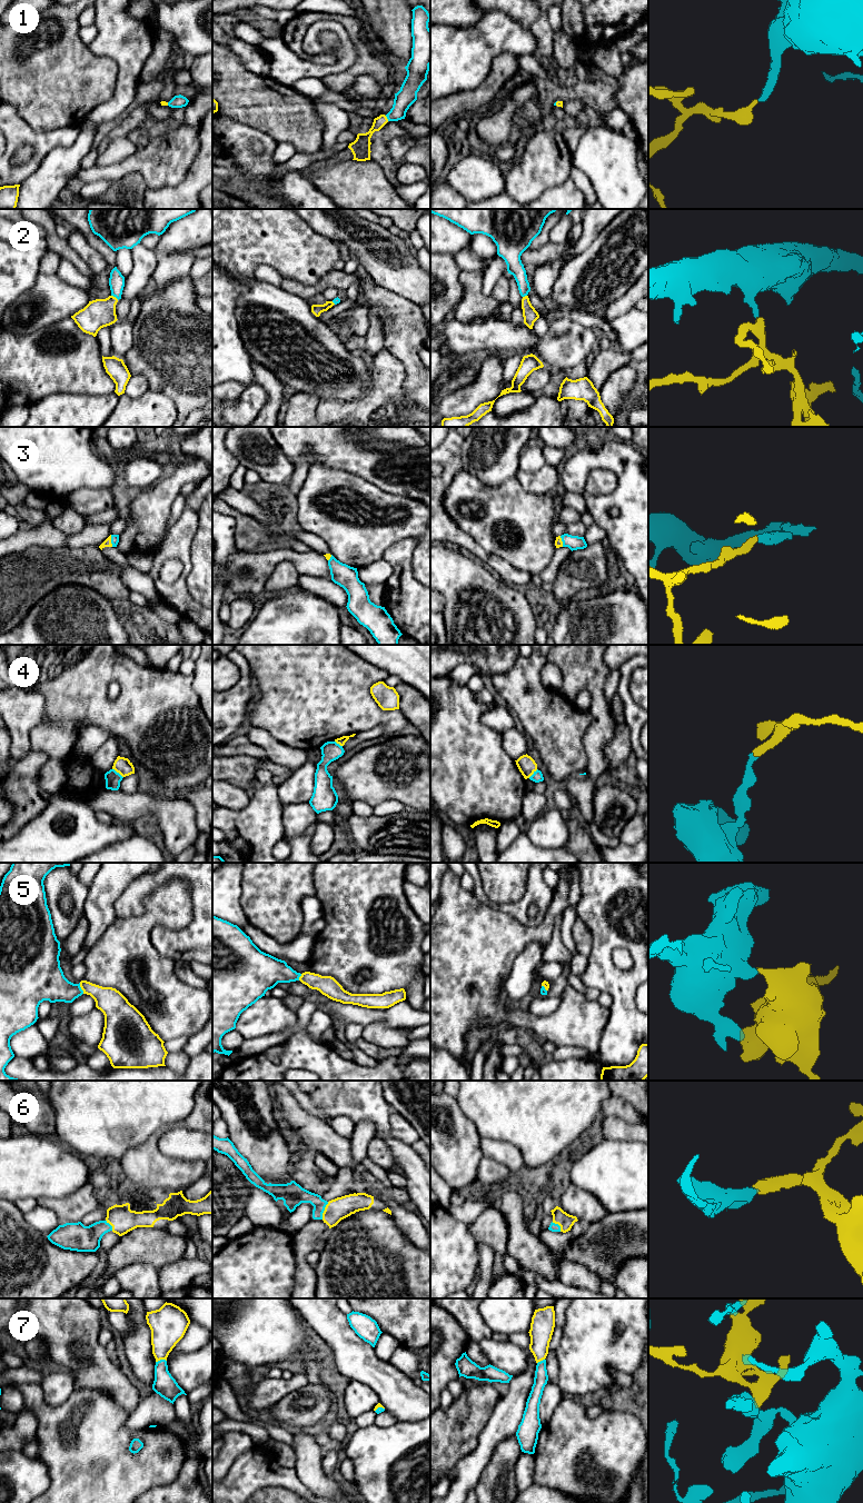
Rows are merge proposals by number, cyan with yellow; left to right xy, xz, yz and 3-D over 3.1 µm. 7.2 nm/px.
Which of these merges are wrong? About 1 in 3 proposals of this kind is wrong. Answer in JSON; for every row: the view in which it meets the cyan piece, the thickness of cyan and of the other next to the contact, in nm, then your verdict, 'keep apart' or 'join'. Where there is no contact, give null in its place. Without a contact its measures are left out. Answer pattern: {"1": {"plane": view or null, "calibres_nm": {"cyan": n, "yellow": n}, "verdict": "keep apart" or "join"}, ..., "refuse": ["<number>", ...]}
{"1": {"plane": "xz", "calibres_nm": {"cyan": 140, "yellow": 110}, "verdict": "join"}, "2": {"plane": "xy", "calibres_nm": {"cyan": 110, "yellow": 200}, "verdict": "join"}, "3": {"plane": "xy", "calibres_nm": {"cyan": 60, "yellow": 60}, "verdict": "join"}, "4": {"plane": "xy", "calibres_nm": {"cyan": 110, "yellow": 120}, "verdict": "keep apart"}, "5": {"plane": "xy", "calibres_nm": {"cyan": 260, "yellow": 190}, "verdict": "join"}, "6": {"plane": "xz", "calibres_nm": {"cyan": 160, "yellow": 160}, "verdict": "join"}, "7": {"plane": "xy", "calibres_nm": {"cyan": 160, "yellow": 260}, "verdict": "join"}, "refuse": ["4"]}

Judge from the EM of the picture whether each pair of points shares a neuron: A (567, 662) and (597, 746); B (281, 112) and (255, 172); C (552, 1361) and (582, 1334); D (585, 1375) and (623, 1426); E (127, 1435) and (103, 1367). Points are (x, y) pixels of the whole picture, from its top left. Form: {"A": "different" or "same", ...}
{"A": "same", "B": "different", "C": "different", "D": "different", "E": "different"}

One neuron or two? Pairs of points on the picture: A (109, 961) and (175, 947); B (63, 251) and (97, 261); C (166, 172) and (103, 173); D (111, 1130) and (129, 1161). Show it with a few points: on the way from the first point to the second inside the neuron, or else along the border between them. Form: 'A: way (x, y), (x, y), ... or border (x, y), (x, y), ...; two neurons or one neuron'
A: border (154, 925), (154, 947), (175, 962); two neurons
B: border (66, 240), (95, 275); two neurons
C: way (150, 167), (125, 167), (119, 170); one neuron
D: border (147, 1138), (131, 1147), (119, 1161); two neurons

